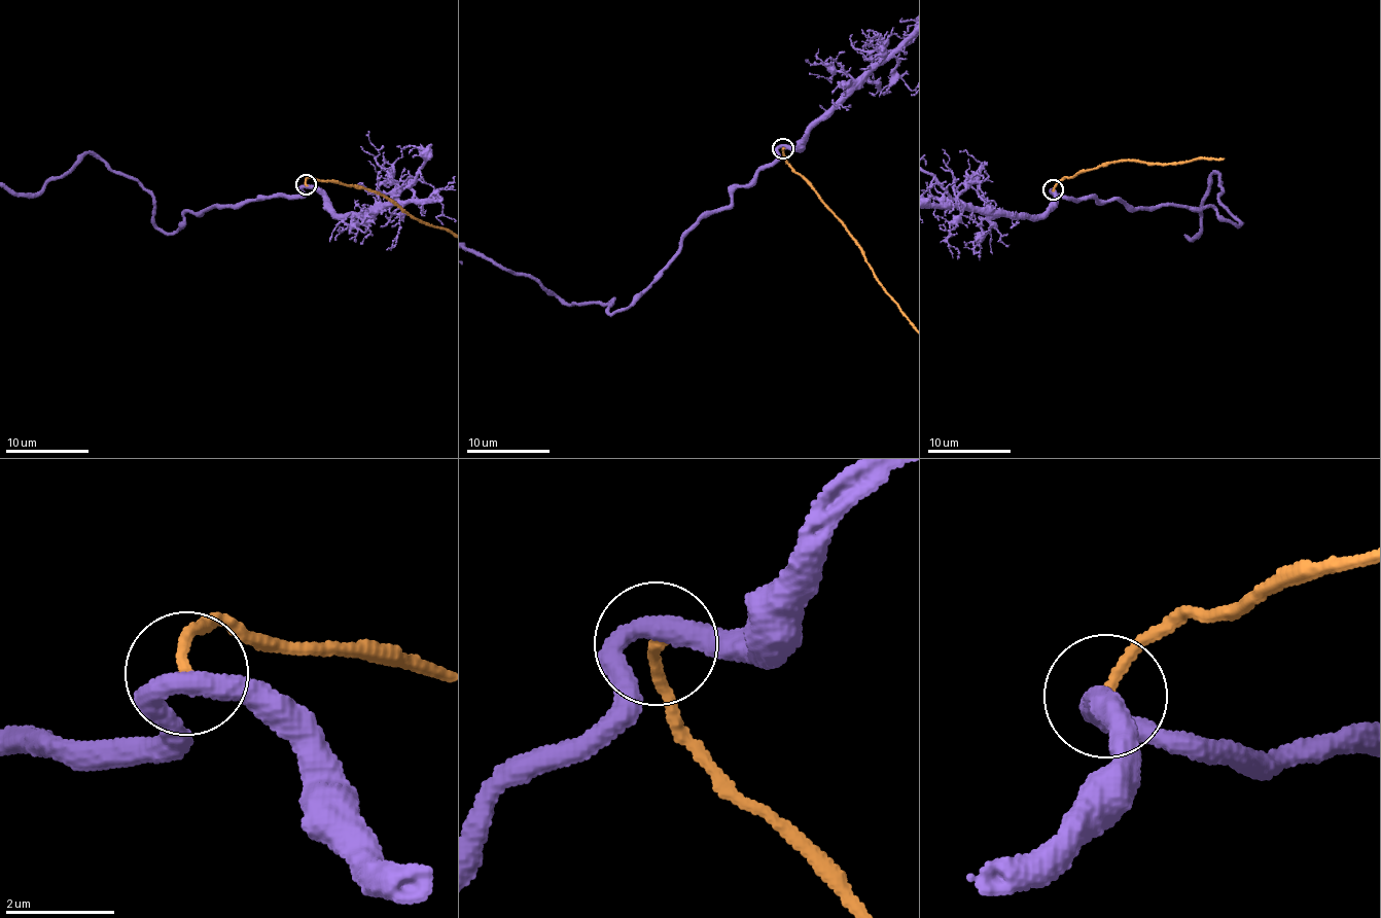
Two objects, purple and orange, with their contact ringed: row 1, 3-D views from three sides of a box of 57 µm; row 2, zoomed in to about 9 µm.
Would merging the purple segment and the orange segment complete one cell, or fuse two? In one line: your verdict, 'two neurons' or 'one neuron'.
one neuron

